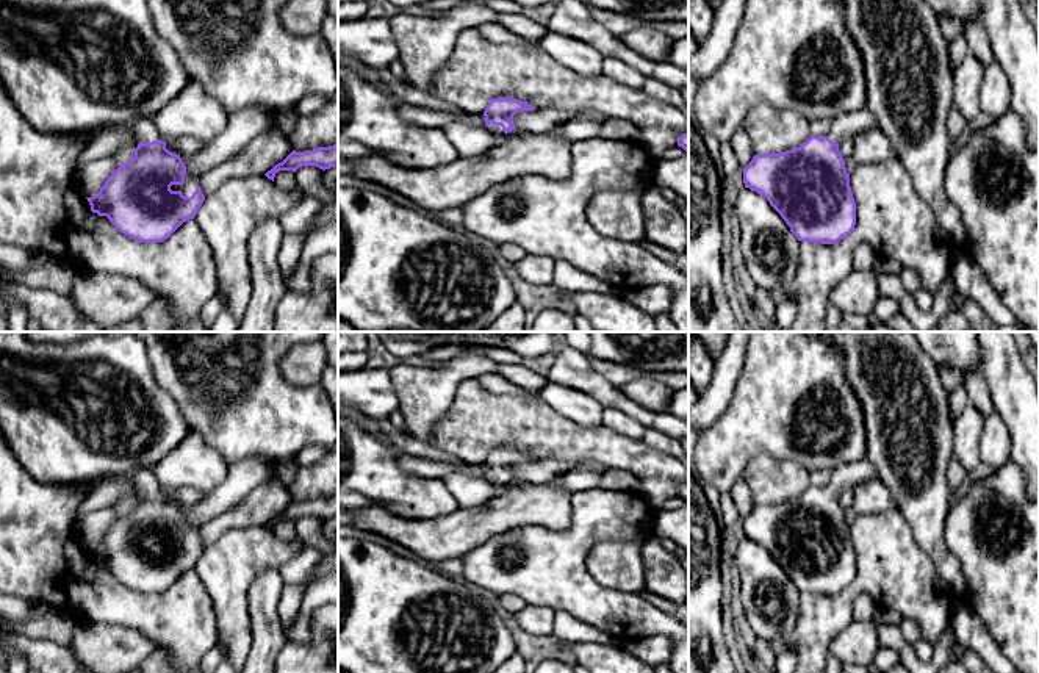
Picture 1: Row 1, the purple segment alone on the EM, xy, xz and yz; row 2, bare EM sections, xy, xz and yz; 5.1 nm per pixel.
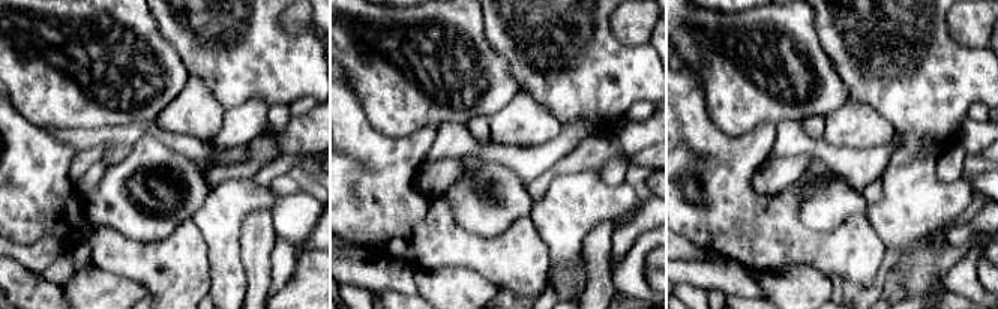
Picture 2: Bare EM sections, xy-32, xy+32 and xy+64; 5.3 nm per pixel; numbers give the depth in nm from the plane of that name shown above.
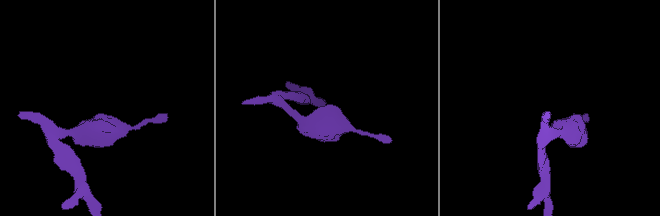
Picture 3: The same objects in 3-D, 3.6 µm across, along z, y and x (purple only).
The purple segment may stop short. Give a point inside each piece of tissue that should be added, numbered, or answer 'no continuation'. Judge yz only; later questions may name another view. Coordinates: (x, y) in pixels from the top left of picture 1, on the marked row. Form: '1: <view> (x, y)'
1: yz (845, 125)

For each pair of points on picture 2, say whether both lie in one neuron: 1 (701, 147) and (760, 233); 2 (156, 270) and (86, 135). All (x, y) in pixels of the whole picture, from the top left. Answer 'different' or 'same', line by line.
1: same
2: different

